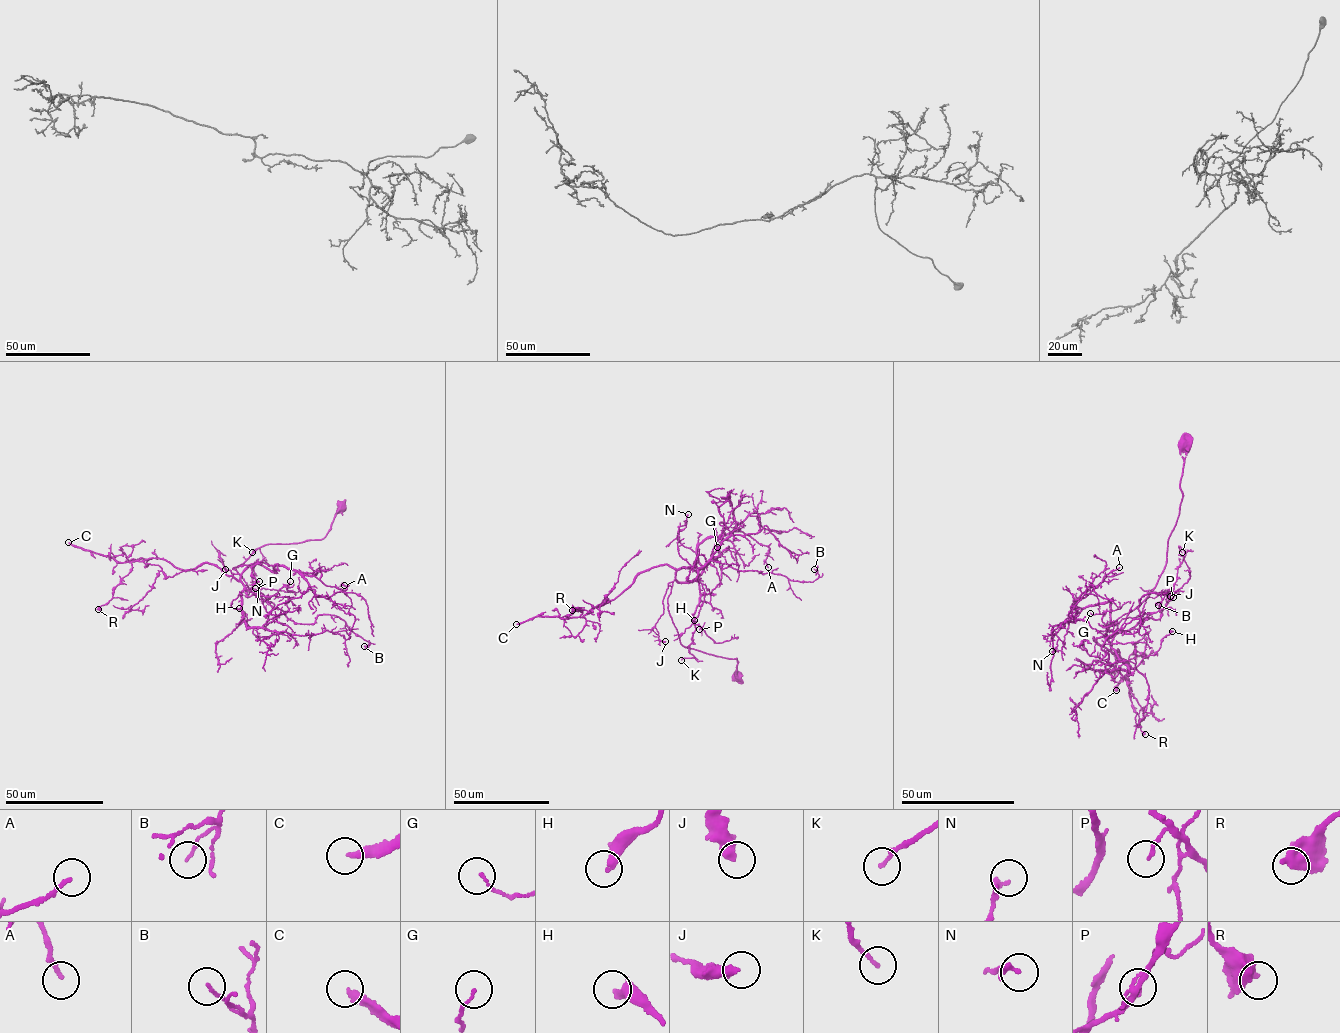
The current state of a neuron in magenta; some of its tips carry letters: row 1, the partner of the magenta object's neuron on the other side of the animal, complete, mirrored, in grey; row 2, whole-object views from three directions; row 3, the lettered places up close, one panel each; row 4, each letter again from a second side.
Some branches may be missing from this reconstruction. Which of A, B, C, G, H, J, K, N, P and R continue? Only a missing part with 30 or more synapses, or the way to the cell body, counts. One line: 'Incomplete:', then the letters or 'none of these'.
Incomplete: C

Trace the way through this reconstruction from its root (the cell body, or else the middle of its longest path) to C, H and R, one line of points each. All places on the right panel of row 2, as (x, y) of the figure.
C: (1184, 442), (1183, 496), (1163, 572), (1145, 599), (1092, 639), (1118, 650), (1128, 664), (1116, 690)
H: (1184, 442), (1183, 496), (1165, 568), (1152, 591), (1110, 624), (1106, 635), (1118, 659), (1135, 668), (1172, 631)
R: (1184, 442), (1183, 496), (1163, 572), (1145, 599), (1092, 639), (1118, 650), (1128, 664), (1130, 697), (1145, 734)

